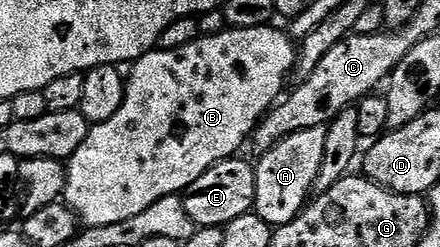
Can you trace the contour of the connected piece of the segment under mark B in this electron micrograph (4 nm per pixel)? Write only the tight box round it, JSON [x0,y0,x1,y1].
[64,24,296,227]

